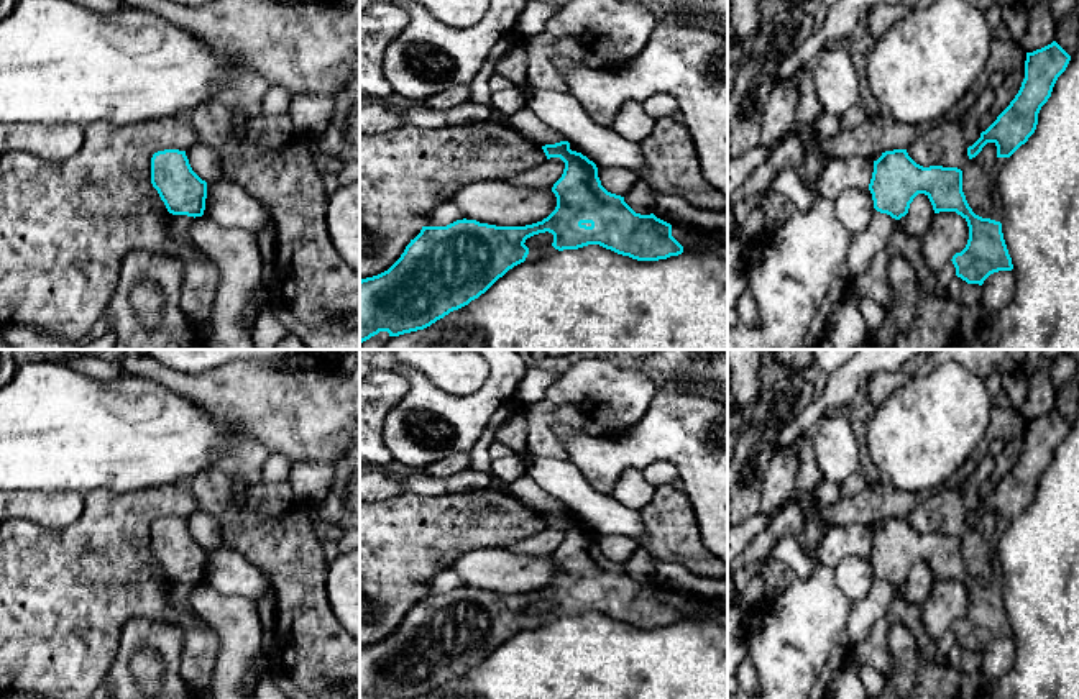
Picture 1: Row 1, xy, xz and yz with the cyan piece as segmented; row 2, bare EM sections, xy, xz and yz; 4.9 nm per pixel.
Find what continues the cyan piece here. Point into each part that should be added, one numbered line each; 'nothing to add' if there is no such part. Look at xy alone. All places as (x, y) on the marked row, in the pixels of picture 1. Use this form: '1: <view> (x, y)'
nothing to add

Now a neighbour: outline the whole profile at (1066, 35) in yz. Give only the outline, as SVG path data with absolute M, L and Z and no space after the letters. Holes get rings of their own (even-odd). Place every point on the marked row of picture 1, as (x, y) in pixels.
M1079 0L1072 11L1056 25L1054 41L1072 57L1079 41Z

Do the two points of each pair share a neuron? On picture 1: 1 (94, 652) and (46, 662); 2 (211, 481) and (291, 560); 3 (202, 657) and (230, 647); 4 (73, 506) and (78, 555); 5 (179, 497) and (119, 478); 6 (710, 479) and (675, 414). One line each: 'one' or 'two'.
1: one
2: one
3: two
4: two
5: two
6: one

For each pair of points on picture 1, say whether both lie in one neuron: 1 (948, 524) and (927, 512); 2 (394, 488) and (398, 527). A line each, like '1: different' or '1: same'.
1: same
2: different

